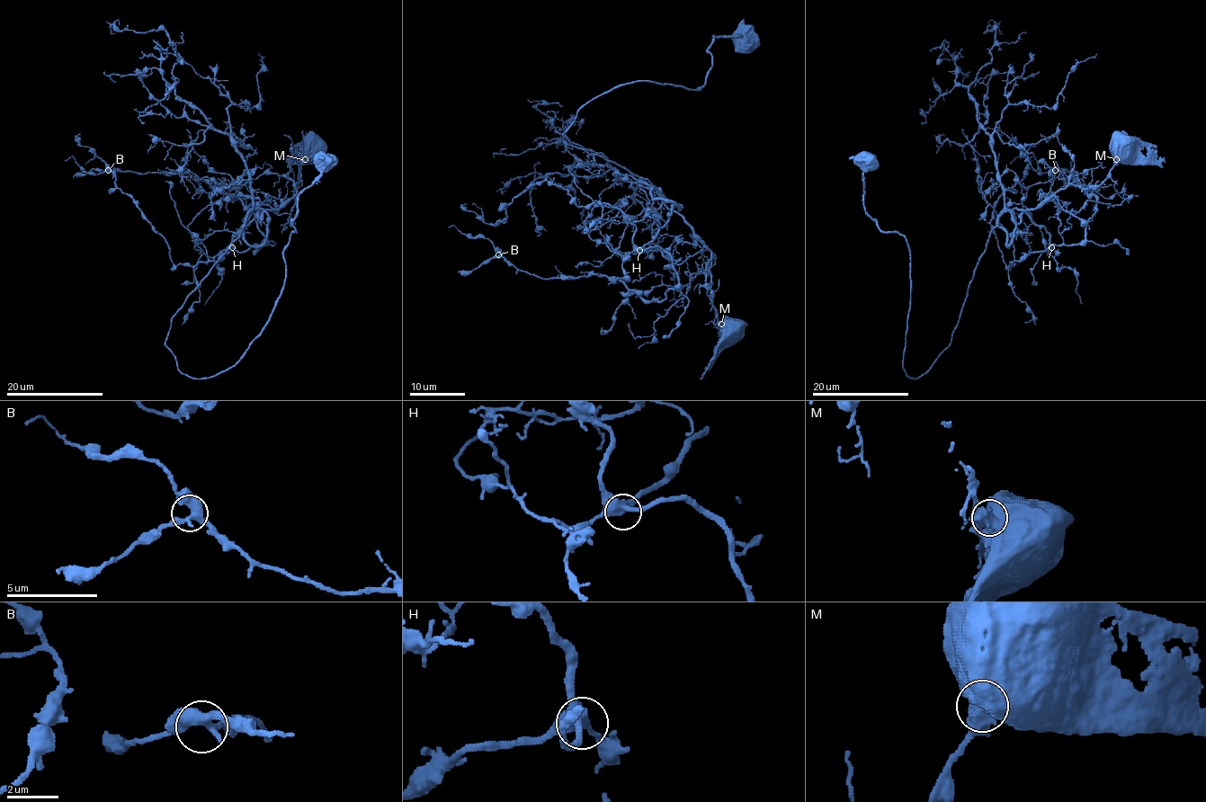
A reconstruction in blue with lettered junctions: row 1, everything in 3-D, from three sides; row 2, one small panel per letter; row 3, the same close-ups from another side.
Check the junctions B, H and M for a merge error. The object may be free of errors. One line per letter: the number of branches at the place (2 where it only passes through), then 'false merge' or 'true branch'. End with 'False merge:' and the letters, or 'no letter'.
B: 3 branches meet; true branch
H: 3 branches meet; true branch
M: 3 branches meet; false merge
False merge: M

